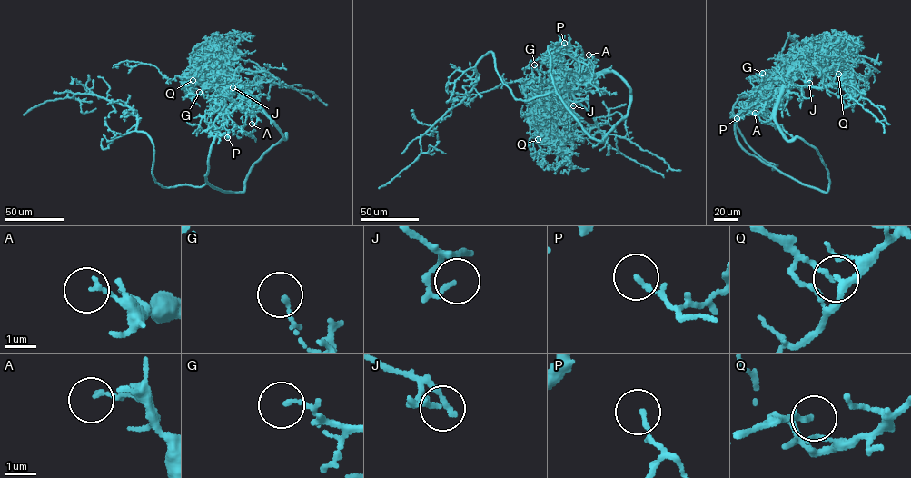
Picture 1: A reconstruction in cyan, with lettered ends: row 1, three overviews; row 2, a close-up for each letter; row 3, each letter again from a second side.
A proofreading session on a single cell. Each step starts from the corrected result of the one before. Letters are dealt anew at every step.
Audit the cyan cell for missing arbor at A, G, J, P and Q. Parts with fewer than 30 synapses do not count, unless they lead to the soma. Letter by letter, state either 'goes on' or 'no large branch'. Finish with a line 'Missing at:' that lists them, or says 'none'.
A: no large branch
G: no large branch
J: no large branch
P: no large branch
Q: no large branch
Missing at: none

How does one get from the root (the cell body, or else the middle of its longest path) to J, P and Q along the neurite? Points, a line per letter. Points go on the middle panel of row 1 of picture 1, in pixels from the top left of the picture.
J: (555, 92), (549, 45), (555, 48), (551, 69), (579, 78), (555, 84), (559, 96), (573, 105)
P: (555, 92), (548, 45), (555, 48), (550, 55), (556, 57), (560, 48), (565, 47), (564, 43)
Q: (555, 92), (549, 45), (555, 48), (551, 69), (579, 78), (542, 100), (549, 139), (532, 133), (538, 139)

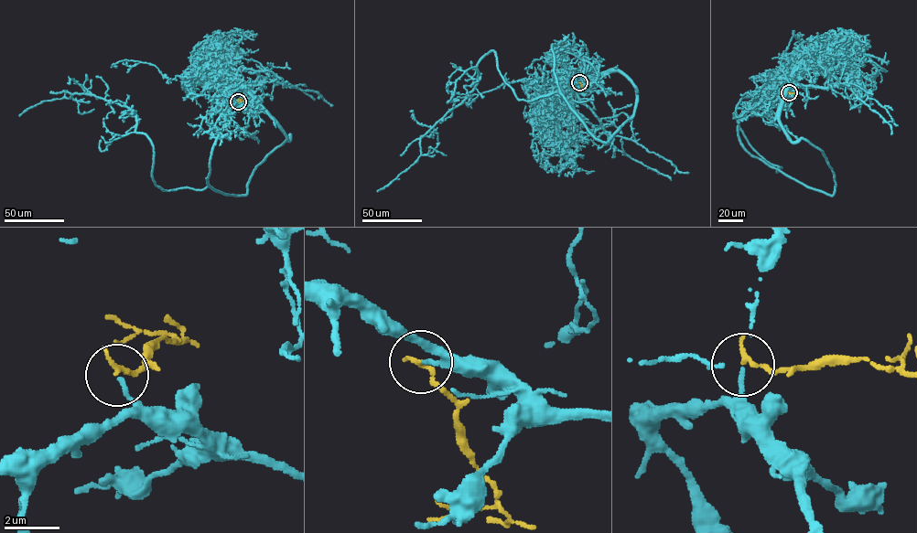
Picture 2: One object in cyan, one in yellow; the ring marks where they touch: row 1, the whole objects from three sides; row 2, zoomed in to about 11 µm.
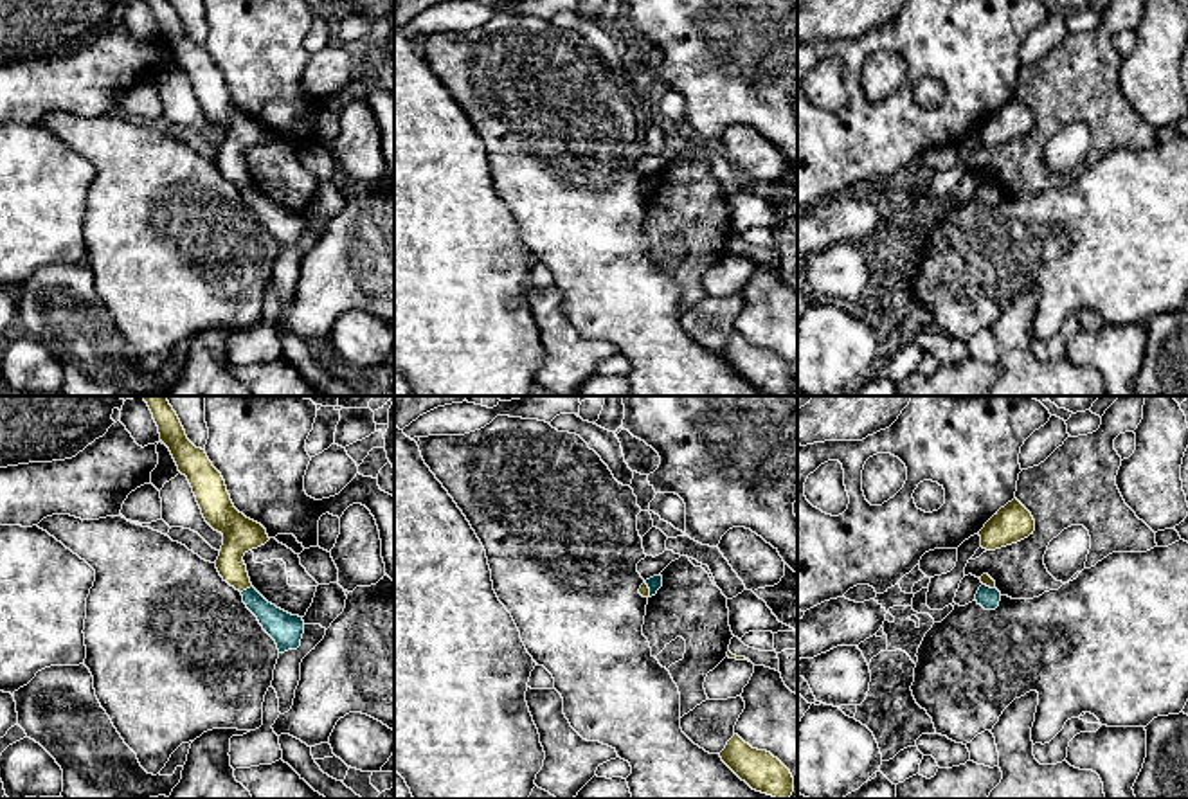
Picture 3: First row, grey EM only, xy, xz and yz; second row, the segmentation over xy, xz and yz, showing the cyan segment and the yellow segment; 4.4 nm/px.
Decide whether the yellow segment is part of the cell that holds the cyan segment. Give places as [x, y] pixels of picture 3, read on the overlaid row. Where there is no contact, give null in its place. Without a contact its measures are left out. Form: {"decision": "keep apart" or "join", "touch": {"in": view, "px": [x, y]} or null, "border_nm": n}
{"decision": "keep apart", "touch": {"in": "xy", "px": [247, 589]}, "border_nm": 60}

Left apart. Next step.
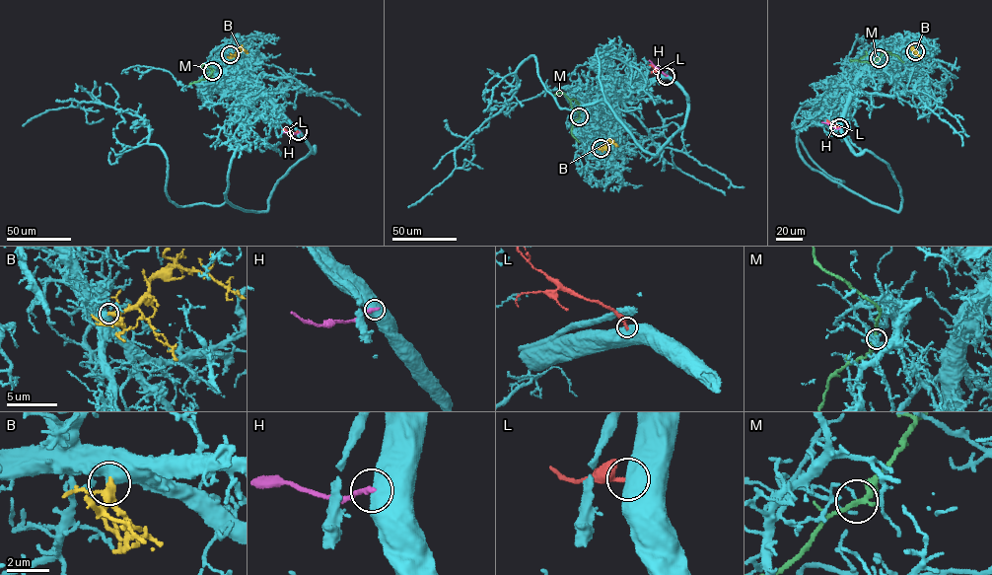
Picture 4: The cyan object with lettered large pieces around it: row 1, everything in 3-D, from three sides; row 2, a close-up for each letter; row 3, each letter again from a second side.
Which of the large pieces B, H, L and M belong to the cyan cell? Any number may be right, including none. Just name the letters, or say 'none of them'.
B

